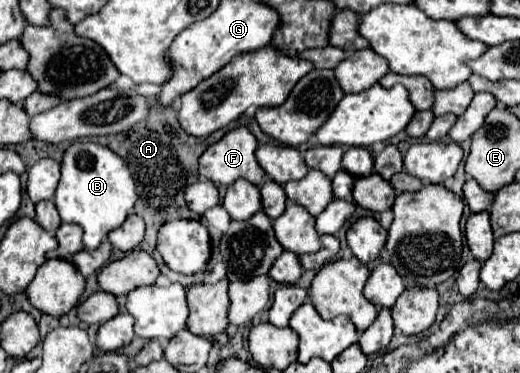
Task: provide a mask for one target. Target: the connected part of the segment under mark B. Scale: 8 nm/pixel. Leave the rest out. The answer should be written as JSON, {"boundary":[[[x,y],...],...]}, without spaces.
{"boundary":[[[74,141],[66,149],[62,159],[62,177],[54,195],[54,203],[64,223],[74,223],[82,227],[82,241],[88,251],[94,251],[108,235],[108,231],[120,227],[126,221],[136,199],[138,195],[130,169],[114,151],[104,145],[86,141]]]}

